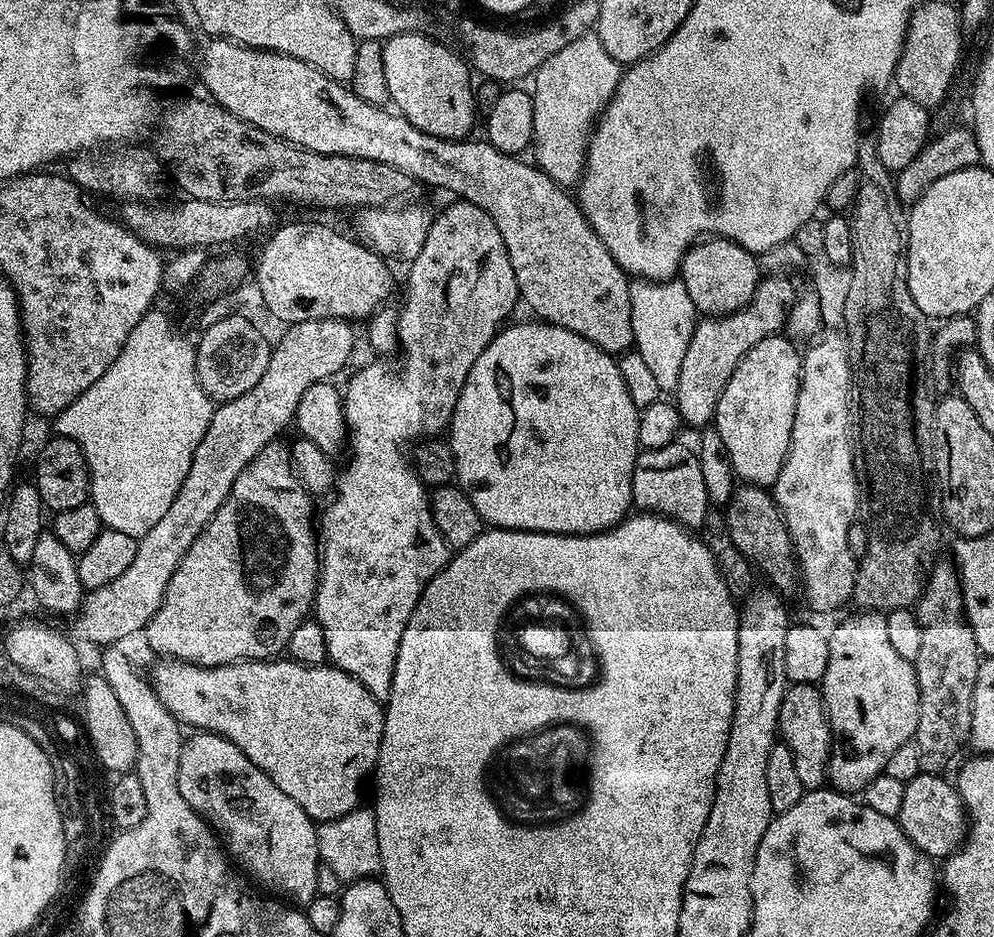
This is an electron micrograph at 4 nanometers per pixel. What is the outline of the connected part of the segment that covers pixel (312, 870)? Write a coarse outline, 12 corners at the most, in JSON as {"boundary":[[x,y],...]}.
{"boundary":[[184,741],[178,791],[261,889],[317,896],[316,824],[234,742]]}

